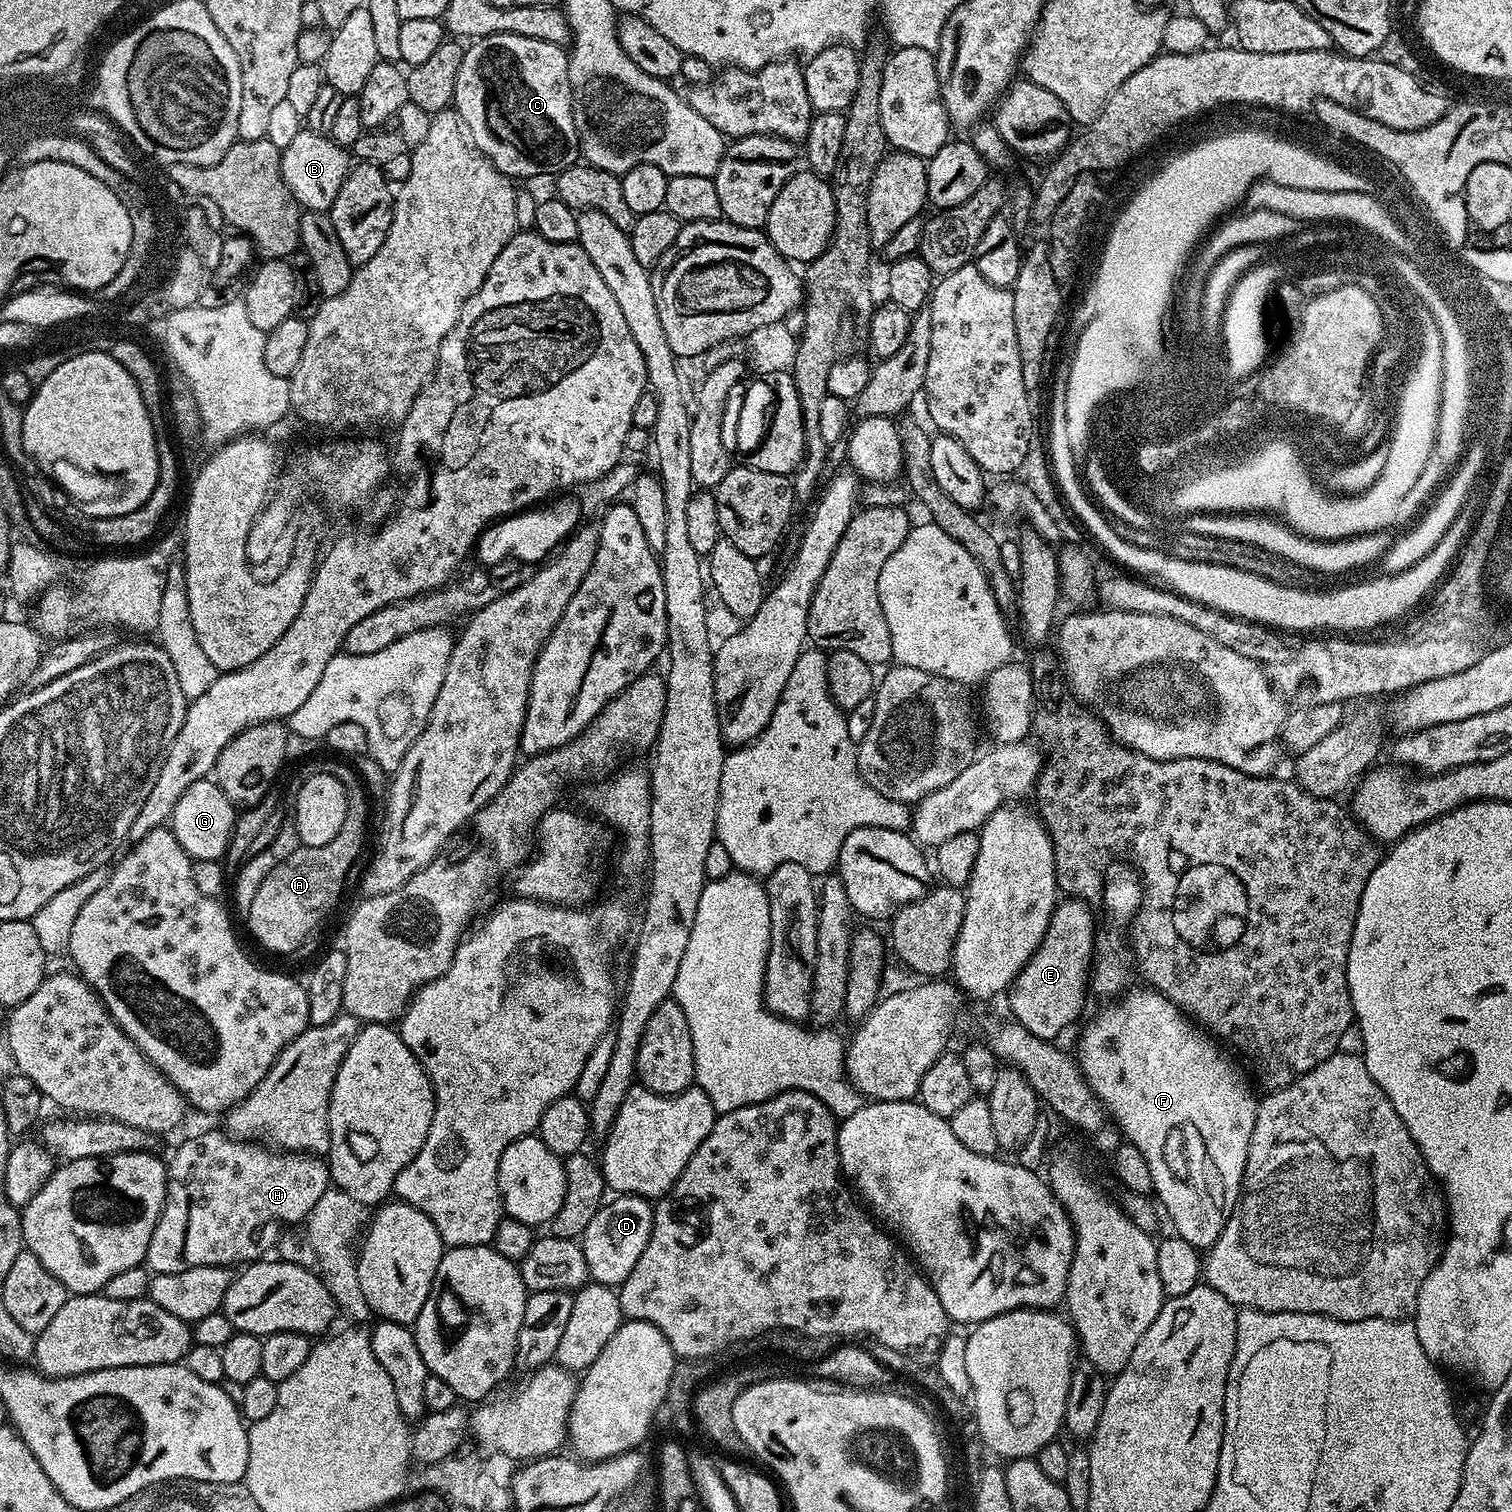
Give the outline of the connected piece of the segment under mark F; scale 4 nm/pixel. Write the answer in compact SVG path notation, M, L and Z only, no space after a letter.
M1151 986L1143 987L1136 988L1133 992L1131 990L1125 991L1115 1002L1109 1003L1112 1004L1109 1008L1102 1009L1085 1026L1084 1033L1080 1036L1078 1065L1080 1073L1086 1078L1094 1095L1104 1103L1104 1110L1108 1113L1111 1123L1120 1127L1120 1132L1124 1135L1121 1137L1127 1143L1138 1146L1138 1150L1142 1150L1142 1155L1146 1158L1150 1169L1152 1192L1166 1213L1167 1219L1168 1216L1172 1219L1172 1224L1176 1227L1173 1228L1175 1235L1181 1236L1186 1242L1190 1242L1190 1246L1194 1246L1198 1250L1207 1250L1216 1241L1218 1234L1222 1234L1230 1214L1236 1208L1236 1200L1240 1197L1240 1184L1244 1181L1250 1138L1254 1134L1258 1096L1252 1093L1252 1084L1244 1077L1243 1070L1223 1052L1225 1049L1205 1029L1197 1026L1189 1017L1185 1016L1180 1009L1174 1006L1174 1002L1170 1002L1170 998L1166 998Z

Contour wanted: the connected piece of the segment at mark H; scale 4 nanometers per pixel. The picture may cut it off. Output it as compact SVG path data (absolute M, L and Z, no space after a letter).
M224 1130L200 1132L182 1141L166 1163L166 1202L150 1238L146 1261L147 1267L156 1274L181 1272L194 1266L237 1266L255 1262L277 1247L282 1229L272 1223L277 1220L280 1224L299 1225L330 1187L327 1163L319 1155L273 1150L260 1142L238 1140Z

